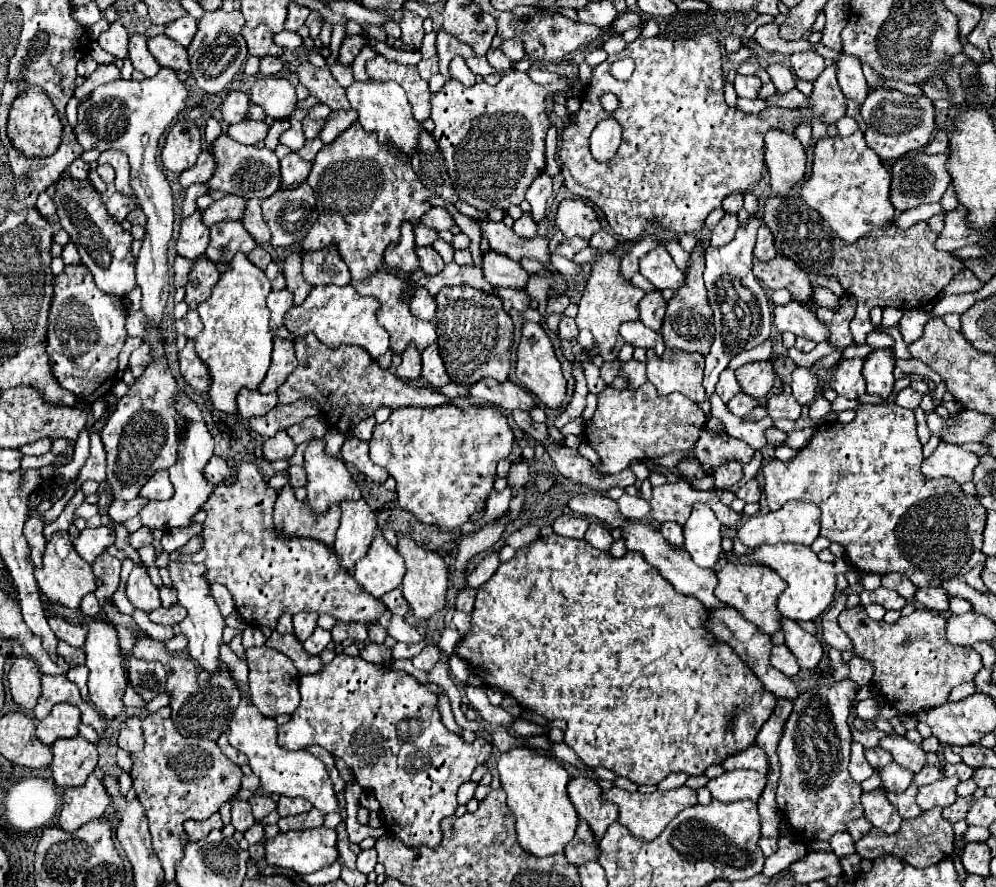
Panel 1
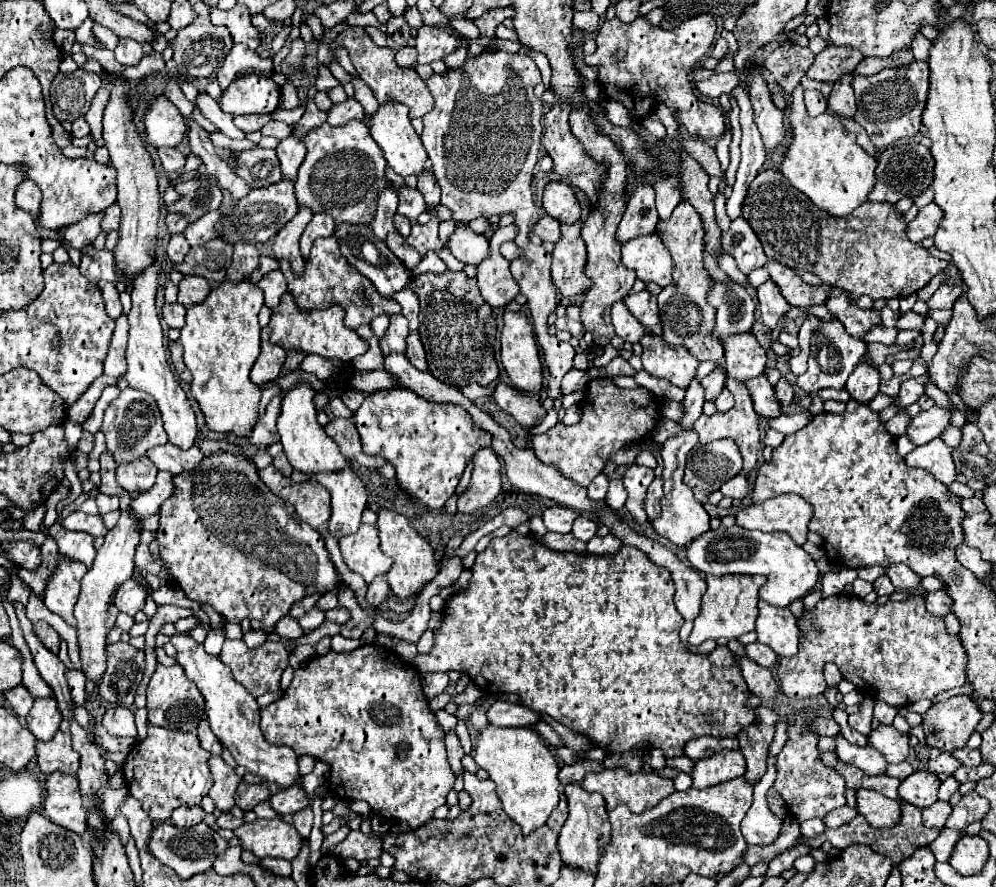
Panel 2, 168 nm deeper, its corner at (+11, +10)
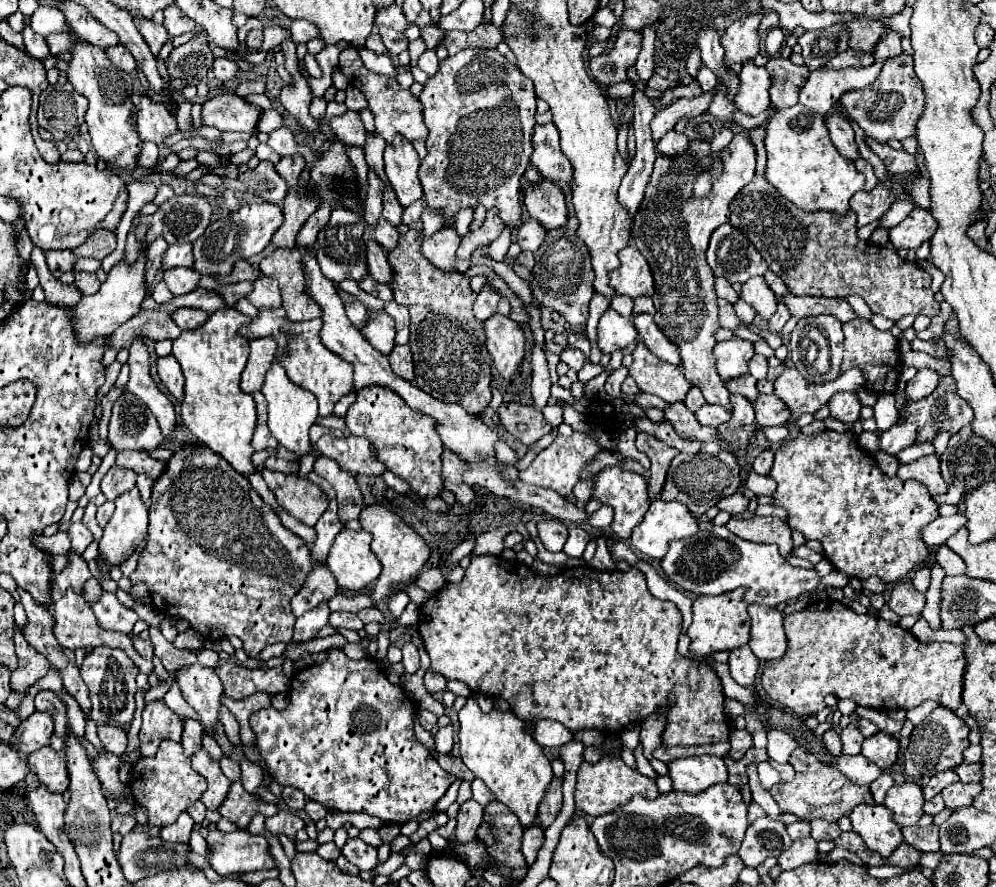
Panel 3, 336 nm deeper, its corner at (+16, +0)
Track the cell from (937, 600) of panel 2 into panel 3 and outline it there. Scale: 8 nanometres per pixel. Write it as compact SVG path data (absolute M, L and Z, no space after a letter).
M910 581L896 583L888 599L888 607L898 615L920 615L924 603L926 603L924 595L918 593Z

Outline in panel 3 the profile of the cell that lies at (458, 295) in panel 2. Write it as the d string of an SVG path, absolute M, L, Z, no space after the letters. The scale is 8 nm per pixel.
M408 231L400 235L400 243L396 249L388 251L388 261L396 267L396 279L390 283L394 291L394 301L406 305L410 311L410 347L414 355L414 373L416 385L446 403L458 403L468 413L482 413L490 403L490 355L486 349L486 335L482 321L478 321L472 313L472 305L476 301L476 293L470 289L470 281L462 273L444 273L422 255L422 239L416 231Z

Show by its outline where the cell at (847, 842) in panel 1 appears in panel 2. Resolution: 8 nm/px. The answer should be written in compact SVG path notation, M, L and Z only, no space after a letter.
M809 819L809 821L799 823L799 827L801 827L801 833L805 837L815 837L815 835L819 835L825 829L825 823L821 819Z

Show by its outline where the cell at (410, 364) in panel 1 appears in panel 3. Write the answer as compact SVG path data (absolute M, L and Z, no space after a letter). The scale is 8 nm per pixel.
M368 313L370 321L368 325L362 329L362 335L372 343L374 349L378 349L380 353L388 355L394 349L394 319L388 317L386 313Z

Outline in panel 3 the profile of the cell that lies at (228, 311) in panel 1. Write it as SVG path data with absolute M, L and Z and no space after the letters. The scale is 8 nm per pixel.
M234 307L218 309L198 329L182 331L180 337L174 339L172 349L172 355L186 377L182 401L184 425L198 437L198 441L224 457L238 473L244 473L244 477L256 471L250 461L254 453L250 439L256 427L256 405L252 395L240 389L240 375L250 355L250 339L242 337L240 329L248 323L250 317Z

